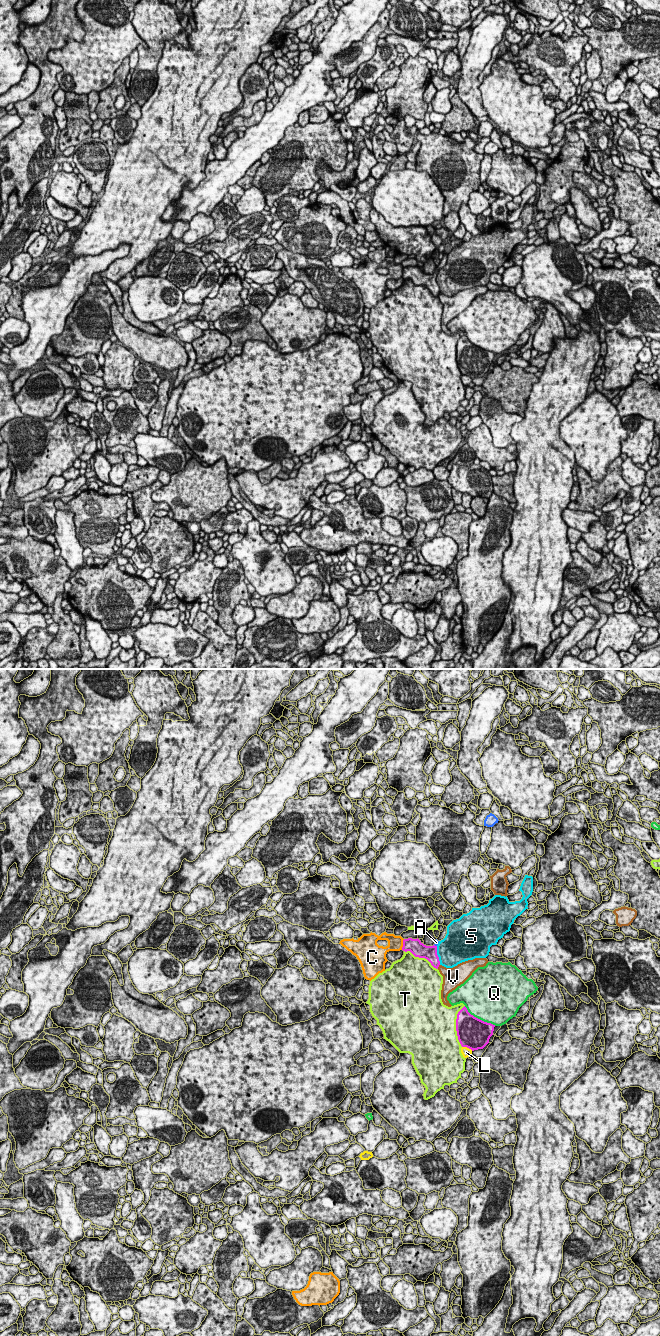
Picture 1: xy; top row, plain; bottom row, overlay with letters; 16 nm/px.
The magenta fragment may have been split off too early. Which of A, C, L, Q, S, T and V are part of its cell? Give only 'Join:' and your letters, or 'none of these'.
Join: A

